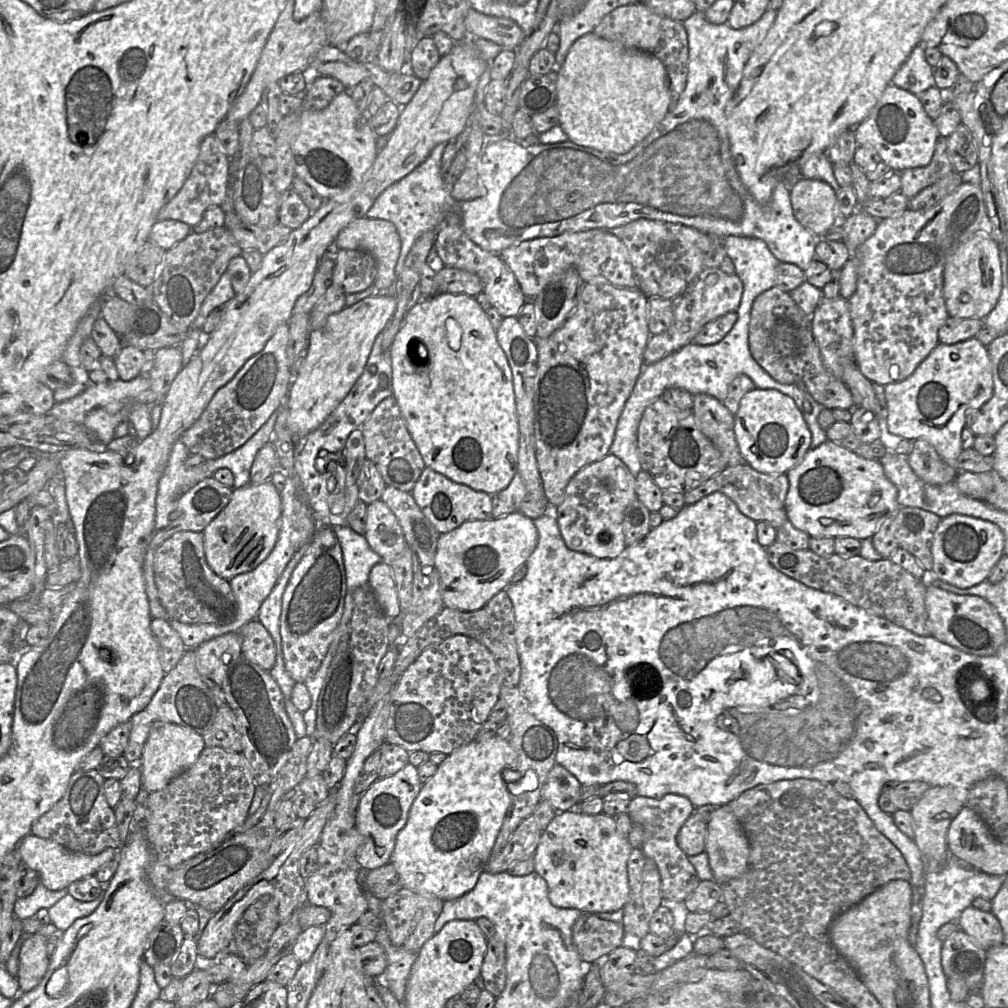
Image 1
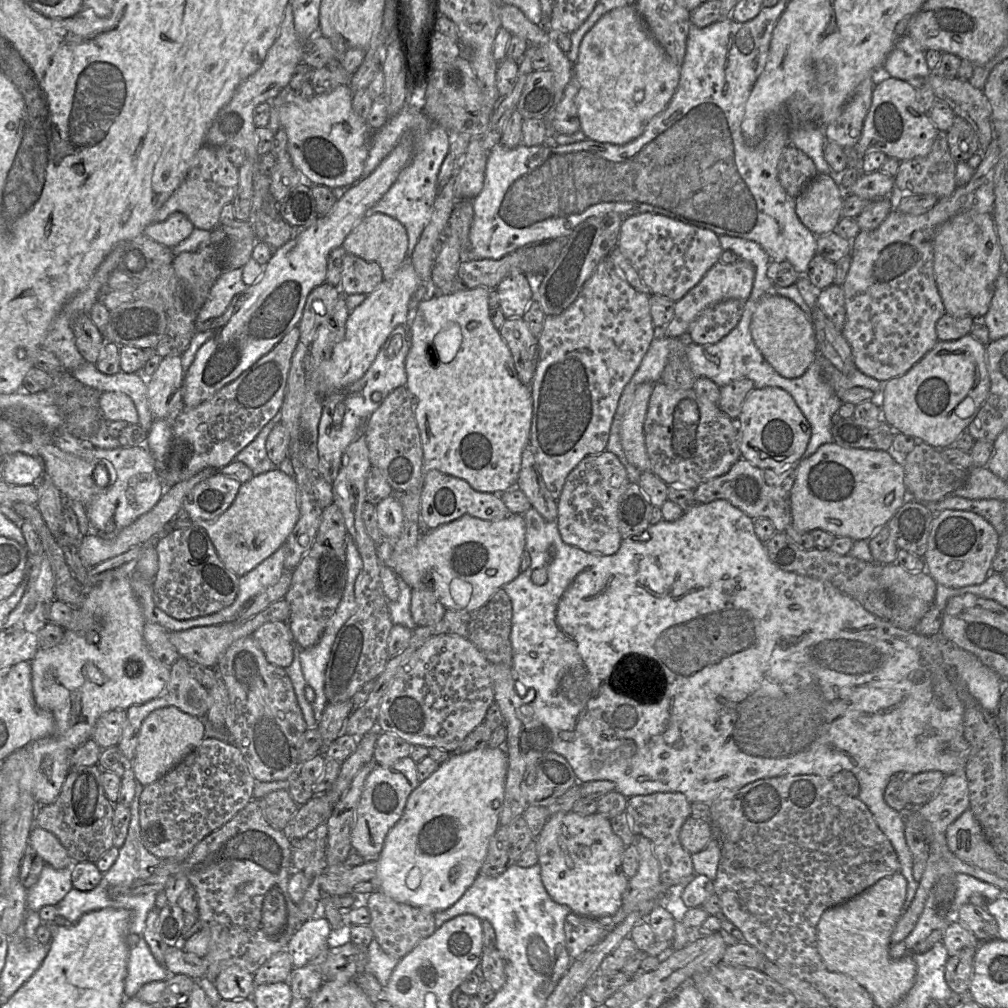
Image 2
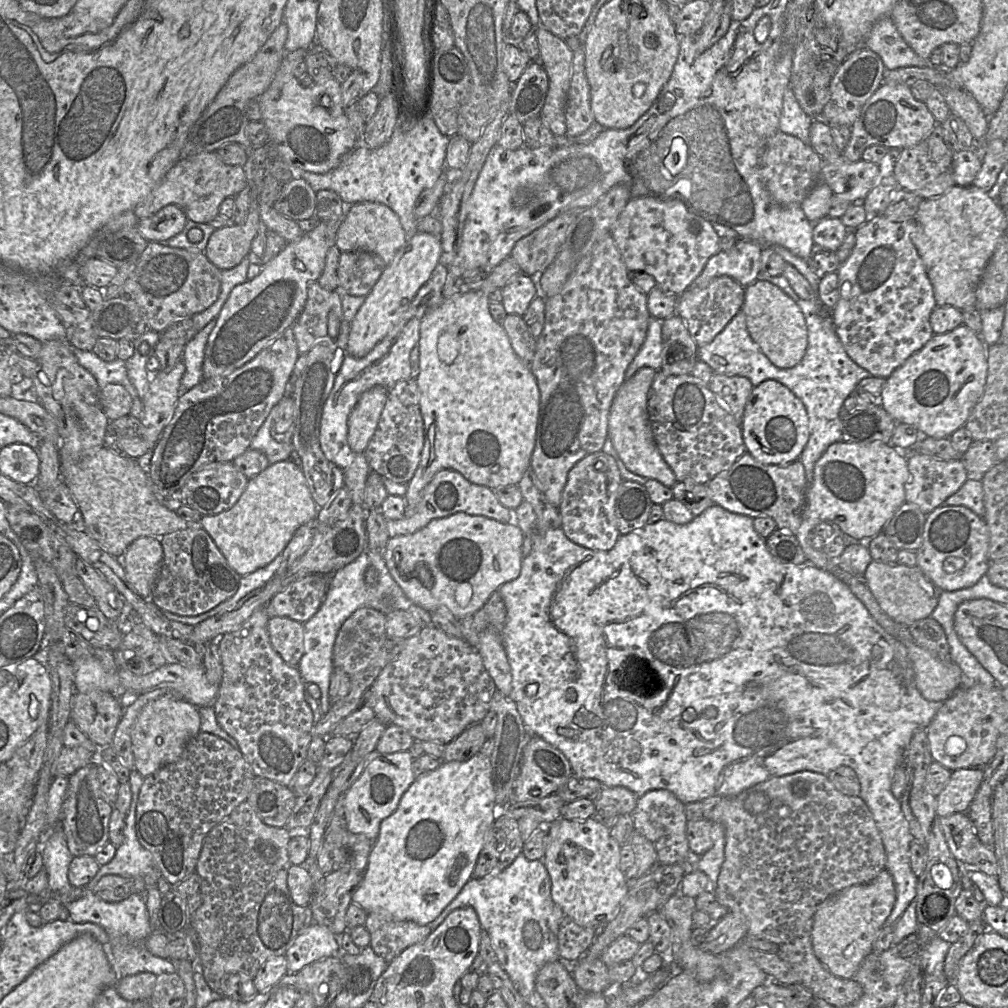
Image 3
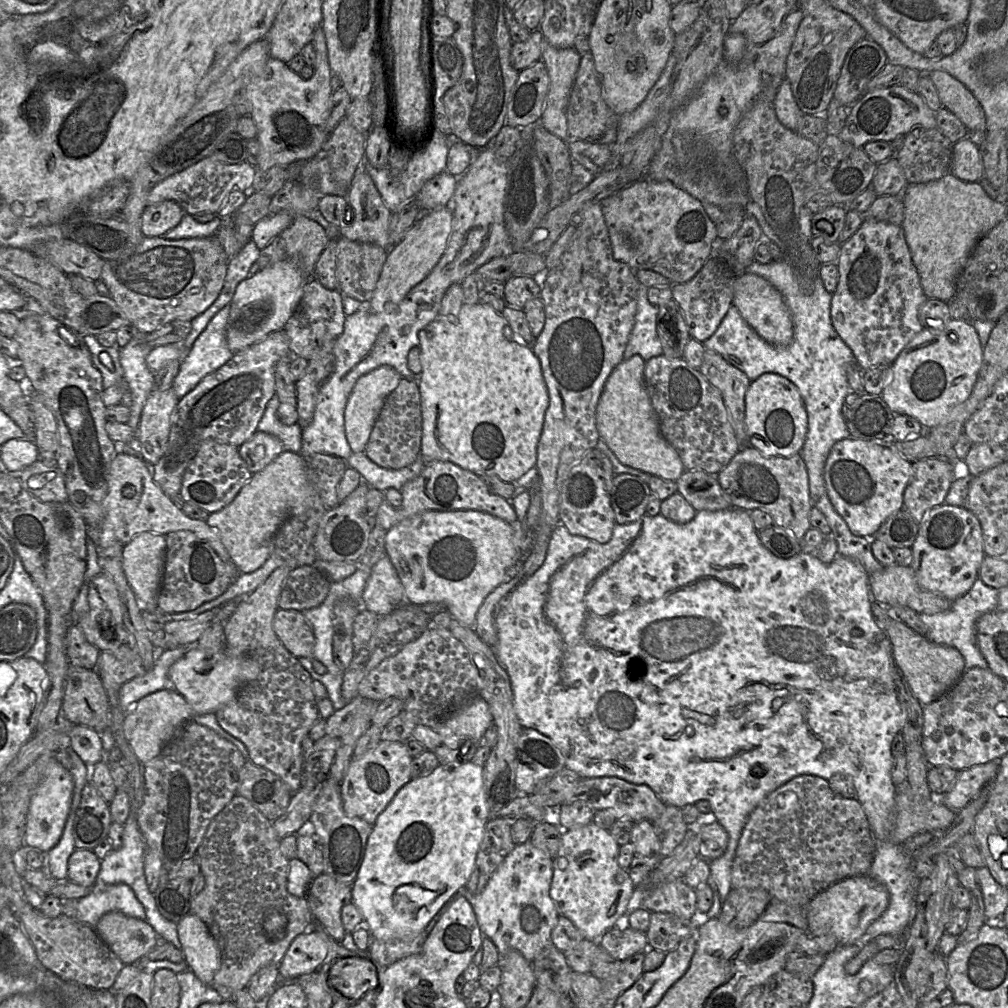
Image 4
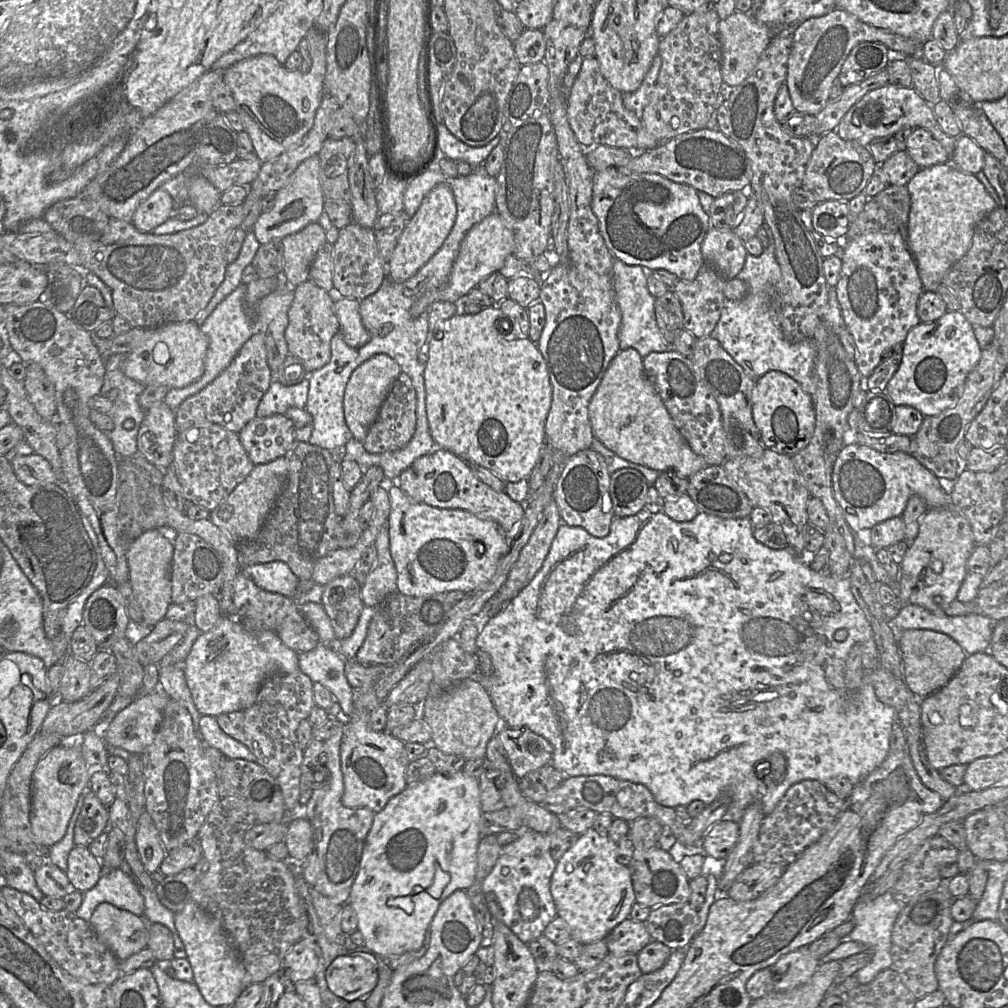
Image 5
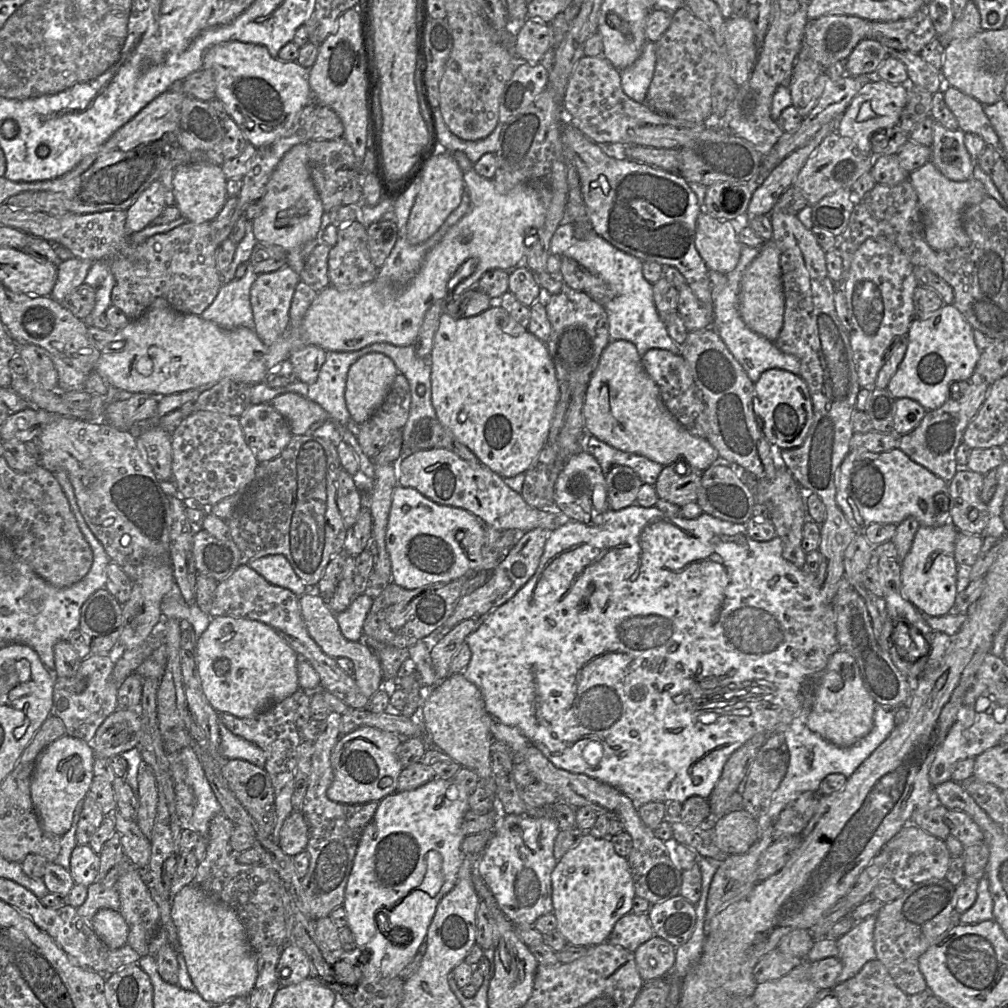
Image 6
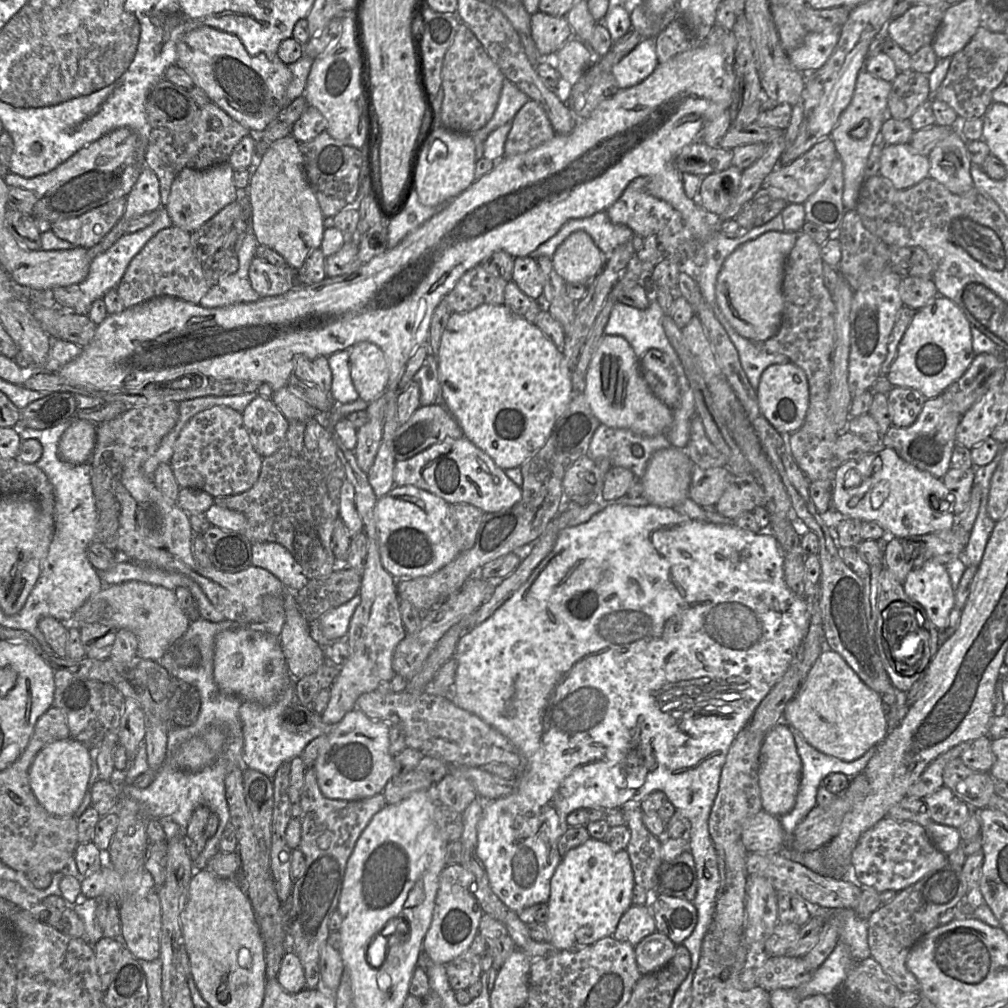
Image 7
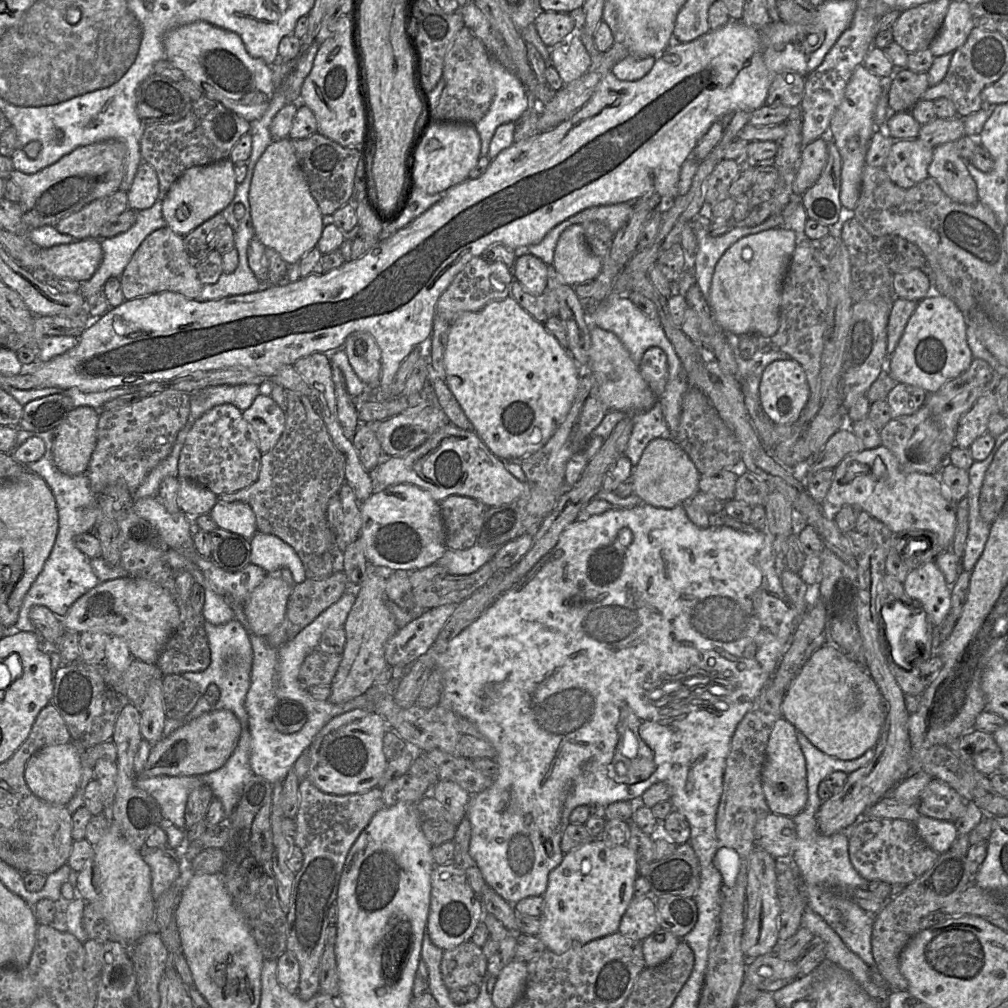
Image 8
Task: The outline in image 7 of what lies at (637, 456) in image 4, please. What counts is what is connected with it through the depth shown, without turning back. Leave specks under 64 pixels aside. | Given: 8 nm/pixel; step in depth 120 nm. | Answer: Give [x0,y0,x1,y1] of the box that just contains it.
[585,335,673,436]

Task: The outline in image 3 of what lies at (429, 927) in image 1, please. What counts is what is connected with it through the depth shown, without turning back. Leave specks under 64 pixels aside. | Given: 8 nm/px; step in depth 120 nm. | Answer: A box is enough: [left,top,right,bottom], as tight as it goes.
[364,912,432,963]

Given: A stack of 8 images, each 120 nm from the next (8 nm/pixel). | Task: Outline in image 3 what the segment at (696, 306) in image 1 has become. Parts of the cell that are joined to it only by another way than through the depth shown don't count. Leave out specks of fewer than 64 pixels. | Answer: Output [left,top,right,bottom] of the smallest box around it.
[688,239,762,288]

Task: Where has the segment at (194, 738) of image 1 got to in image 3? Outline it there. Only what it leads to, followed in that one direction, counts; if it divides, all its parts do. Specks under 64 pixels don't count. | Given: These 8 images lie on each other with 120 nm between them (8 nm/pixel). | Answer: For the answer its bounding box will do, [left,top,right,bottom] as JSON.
[131,696,201,778]

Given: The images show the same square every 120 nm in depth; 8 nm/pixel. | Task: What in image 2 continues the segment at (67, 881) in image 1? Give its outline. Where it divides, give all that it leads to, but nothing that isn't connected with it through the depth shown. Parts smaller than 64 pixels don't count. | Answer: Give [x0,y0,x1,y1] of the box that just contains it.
[29,827,75,870]

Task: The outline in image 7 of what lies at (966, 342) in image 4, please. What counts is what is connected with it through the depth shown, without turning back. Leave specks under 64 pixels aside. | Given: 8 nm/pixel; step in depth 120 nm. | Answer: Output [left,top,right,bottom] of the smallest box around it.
[886,295,974,399]

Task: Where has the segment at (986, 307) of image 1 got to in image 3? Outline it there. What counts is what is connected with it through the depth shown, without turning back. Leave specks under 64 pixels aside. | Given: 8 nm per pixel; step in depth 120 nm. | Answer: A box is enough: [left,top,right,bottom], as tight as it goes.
[911,185,1007,310]

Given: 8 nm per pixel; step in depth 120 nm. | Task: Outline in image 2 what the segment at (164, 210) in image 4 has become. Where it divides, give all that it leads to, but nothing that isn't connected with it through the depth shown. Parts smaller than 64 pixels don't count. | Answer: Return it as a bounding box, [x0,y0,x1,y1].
[143,212,194,248]

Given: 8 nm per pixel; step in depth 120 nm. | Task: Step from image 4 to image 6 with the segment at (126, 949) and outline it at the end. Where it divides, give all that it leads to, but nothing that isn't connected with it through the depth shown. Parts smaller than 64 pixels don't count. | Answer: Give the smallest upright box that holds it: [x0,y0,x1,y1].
[92,908,128,950]

